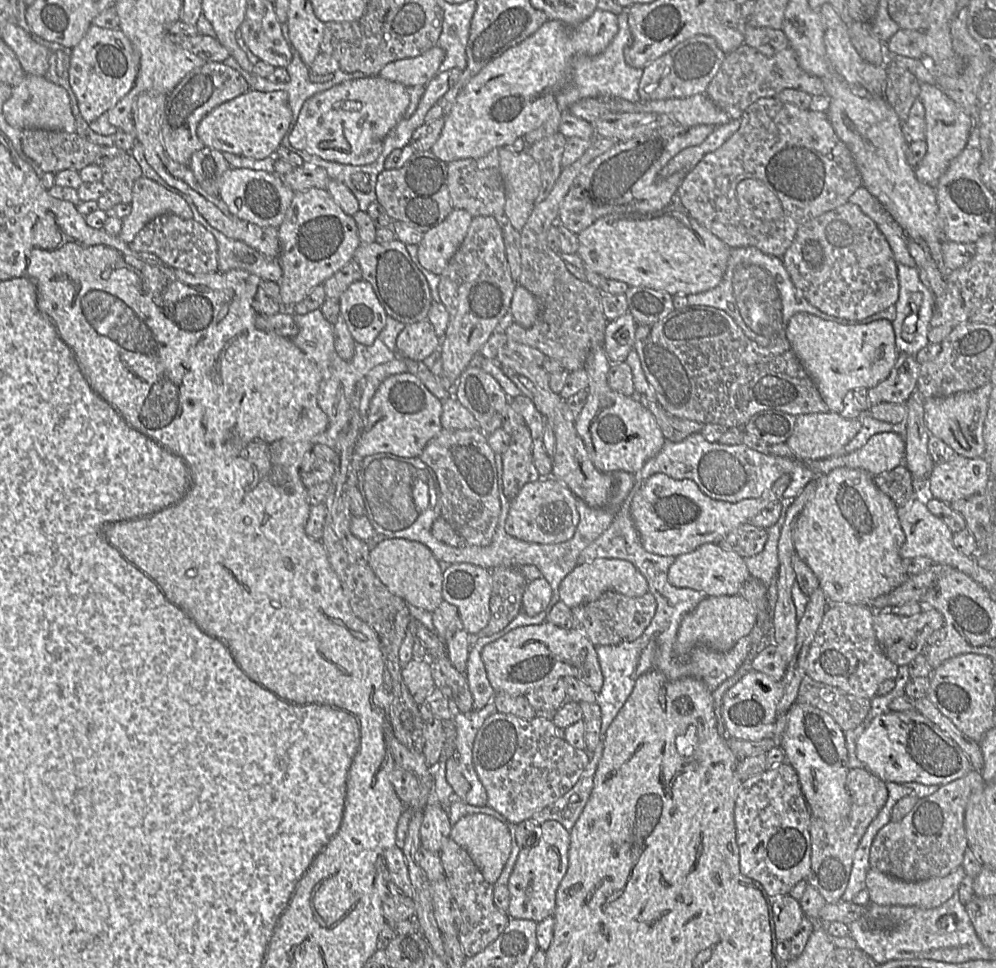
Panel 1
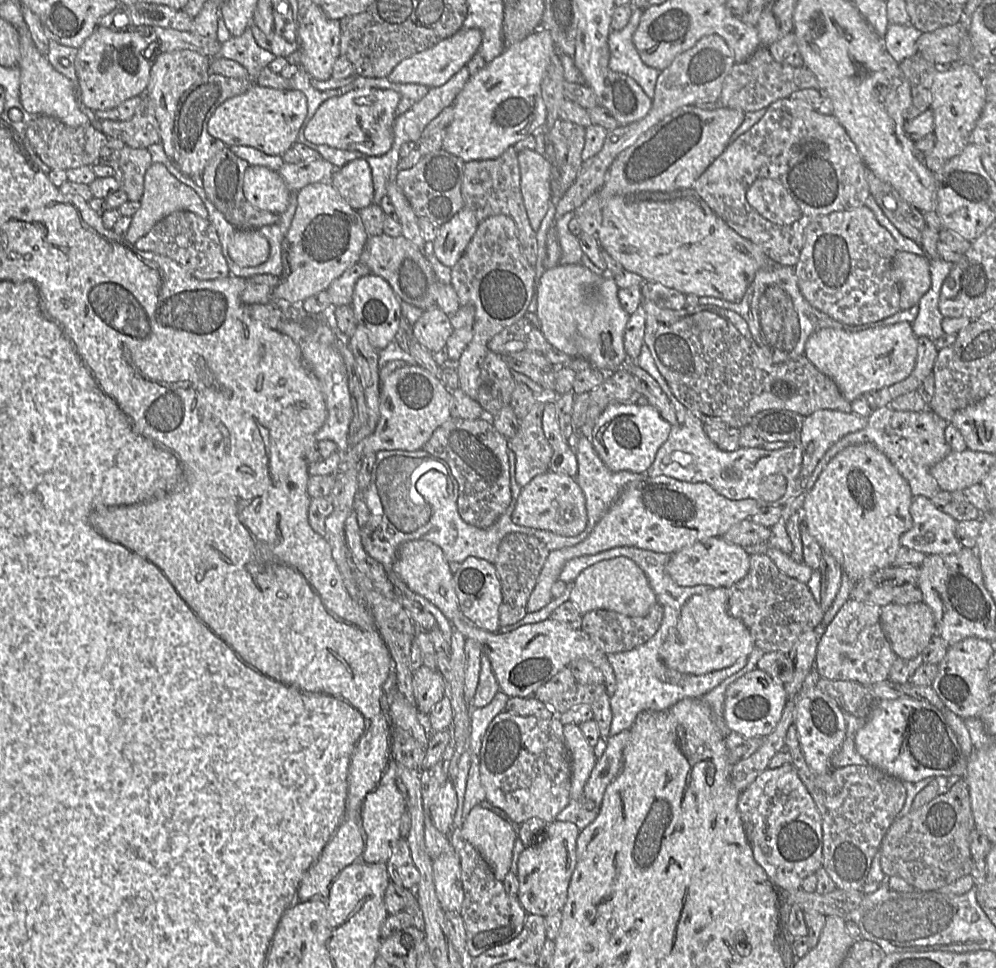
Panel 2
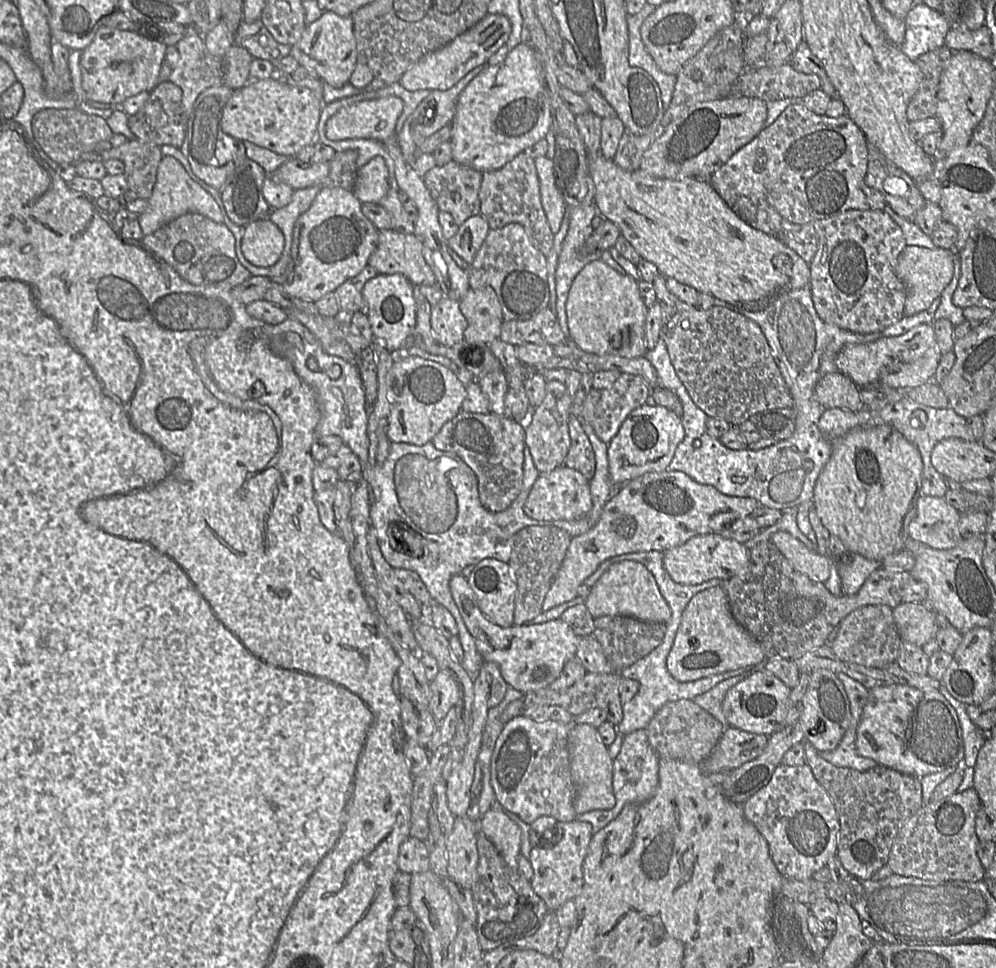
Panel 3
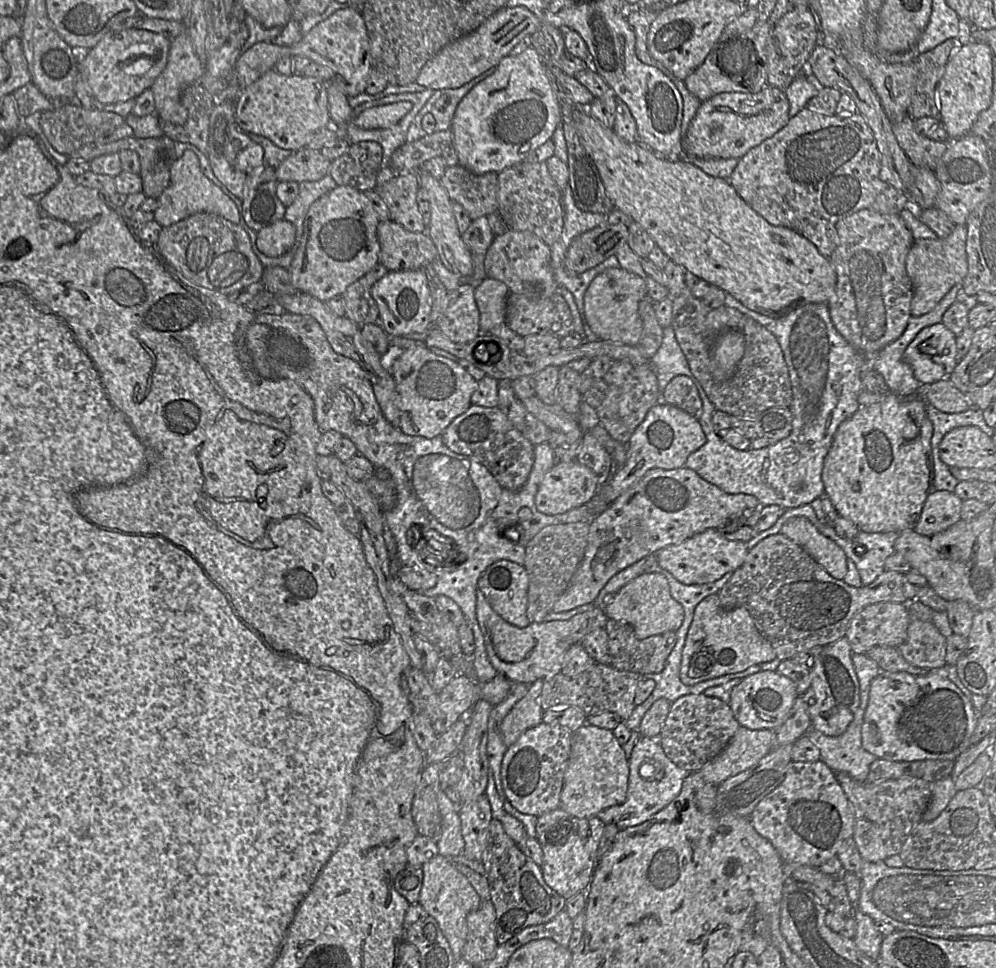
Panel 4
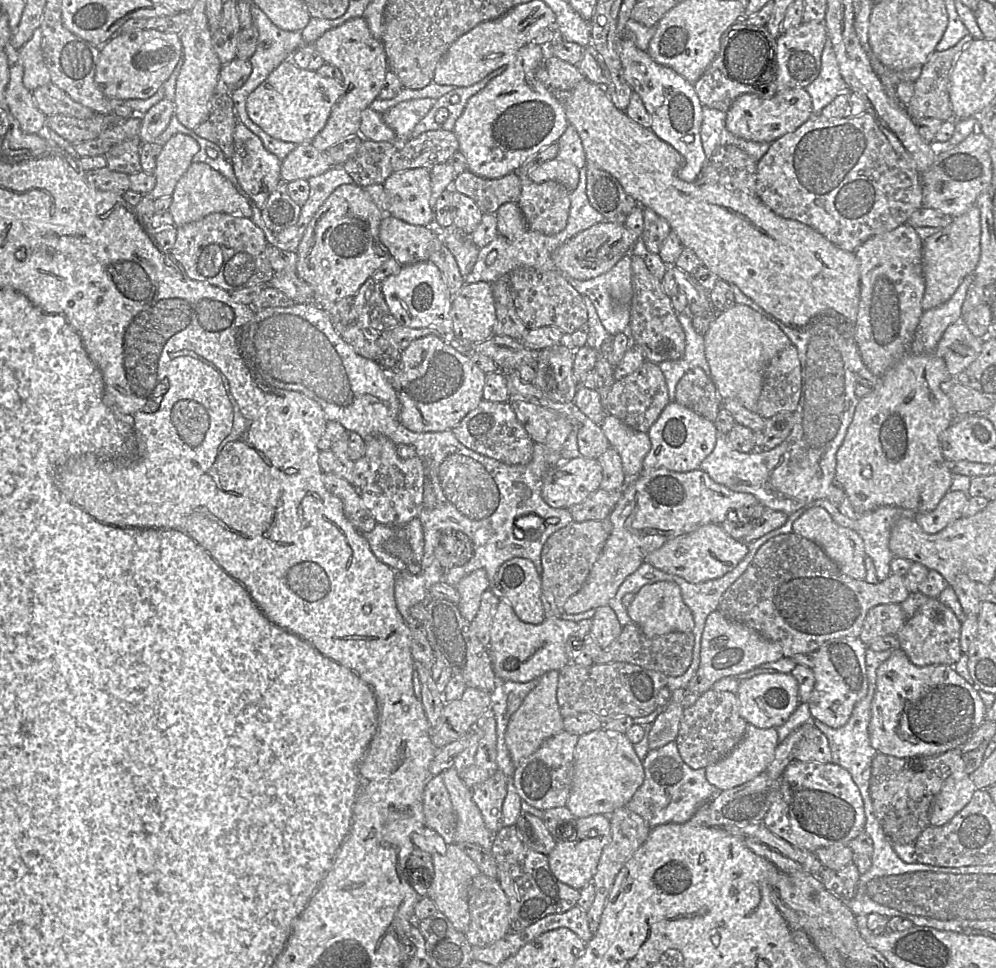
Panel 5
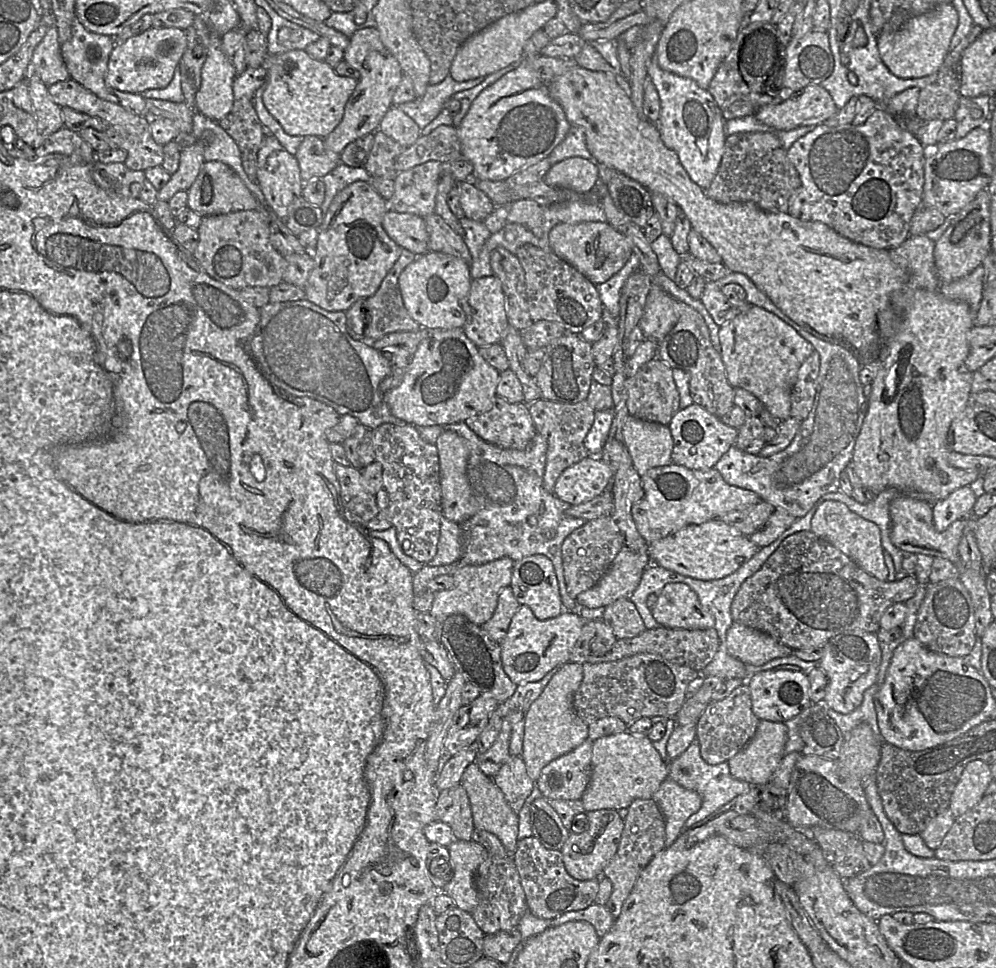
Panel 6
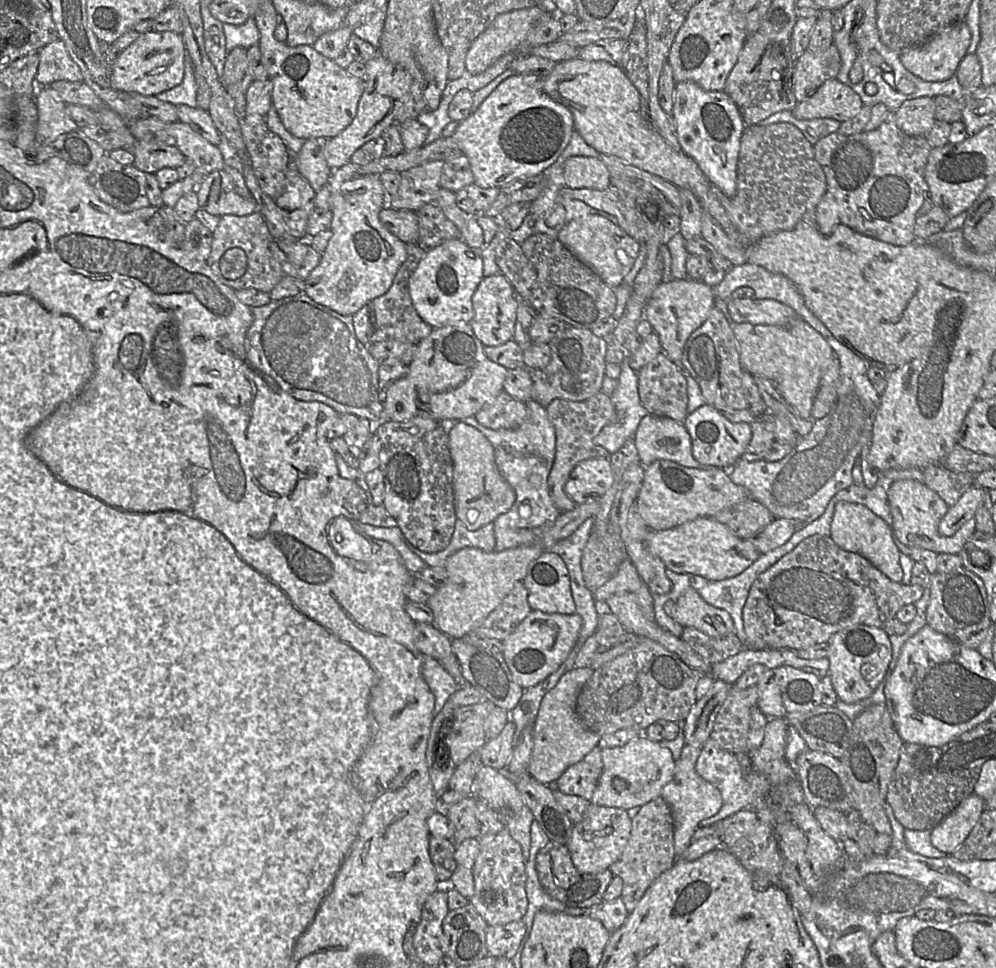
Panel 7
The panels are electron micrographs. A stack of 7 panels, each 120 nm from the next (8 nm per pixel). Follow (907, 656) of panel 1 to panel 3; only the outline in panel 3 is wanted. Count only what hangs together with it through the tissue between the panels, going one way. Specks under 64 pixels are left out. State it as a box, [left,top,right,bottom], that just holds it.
[893,602,938,647]

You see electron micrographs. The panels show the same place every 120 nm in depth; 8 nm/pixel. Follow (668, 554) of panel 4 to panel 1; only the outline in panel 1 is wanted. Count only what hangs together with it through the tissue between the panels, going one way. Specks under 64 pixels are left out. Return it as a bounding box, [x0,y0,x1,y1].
[668,543,749,597]

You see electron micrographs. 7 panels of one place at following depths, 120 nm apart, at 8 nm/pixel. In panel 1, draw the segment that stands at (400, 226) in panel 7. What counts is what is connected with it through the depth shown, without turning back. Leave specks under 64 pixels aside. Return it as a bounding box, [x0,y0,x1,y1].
[354,239,433,326]

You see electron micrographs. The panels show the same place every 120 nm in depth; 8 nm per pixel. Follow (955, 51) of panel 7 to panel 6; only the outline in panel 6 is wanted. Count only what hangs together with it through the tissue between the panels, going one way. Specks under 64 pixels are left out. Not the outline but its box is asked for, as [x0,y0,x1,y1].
[877,3,959,78]

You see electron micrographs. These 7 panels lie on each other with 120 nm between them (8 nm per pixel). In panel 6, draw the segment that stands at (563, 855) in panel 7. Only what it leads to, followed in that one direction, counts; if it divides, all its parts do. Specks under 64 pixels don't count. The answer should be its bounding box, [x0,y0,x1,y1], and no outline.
[513,836,599,919]

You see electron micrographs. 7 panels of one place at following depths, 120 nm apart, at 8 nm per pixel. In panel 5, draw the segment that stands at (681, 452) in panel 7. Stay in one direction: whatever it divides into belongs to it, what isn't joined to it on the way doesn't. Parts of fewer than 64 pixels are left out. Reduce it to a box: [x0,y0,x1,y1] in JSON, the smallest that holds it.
[601,415,651,477]

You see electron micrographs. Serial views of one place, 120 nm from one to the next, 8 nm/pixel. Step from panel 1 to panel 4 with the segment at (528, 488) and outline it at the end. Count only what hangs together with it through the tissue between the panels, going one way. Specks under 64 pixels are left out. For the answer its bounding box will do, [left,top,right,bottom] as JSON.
[535,460,600,515]

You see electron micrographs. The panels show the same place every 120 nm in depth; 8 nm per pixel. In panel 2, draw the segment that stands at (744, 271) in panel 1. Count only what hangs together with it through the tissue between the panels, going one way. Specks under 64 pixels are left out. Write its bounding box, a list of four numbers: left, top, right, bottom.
[699,263,869,363]

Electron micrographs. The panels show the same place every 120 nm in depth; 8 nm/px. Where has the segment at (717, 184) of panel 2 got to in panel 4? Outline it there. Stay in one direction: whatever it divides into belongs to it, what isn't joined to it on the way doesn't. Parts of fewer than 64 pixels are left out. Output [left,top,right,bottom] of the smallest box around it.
[728,106,911,257]

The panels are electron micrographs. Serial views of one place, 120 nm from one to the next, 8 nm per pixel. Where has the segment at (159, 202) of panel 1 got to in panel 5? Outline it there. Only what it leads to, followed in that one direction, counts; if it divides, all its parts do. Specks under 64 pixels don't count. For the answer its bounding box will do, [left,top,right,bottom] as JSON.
[168,162,252,225]

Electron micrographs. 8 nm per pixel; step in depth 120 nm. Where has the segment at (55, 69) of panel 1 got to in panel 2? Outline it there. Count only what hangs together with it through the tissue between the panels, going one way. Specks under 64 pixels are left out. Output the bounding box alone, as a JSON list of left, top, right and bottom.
[46,40,95,121]

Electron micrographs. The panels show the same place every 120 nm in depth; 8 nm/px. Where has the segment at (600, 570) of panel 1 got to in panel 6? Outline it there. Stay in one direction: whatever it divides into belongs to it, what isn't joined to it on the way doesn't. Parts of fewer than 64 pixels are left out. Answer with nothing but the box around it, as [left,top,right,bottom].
[647,583,715,630]

